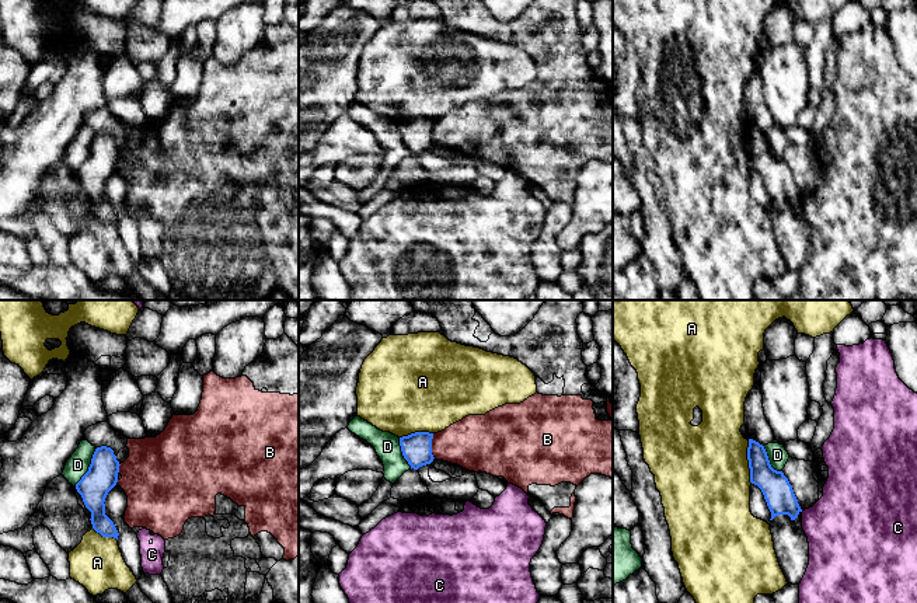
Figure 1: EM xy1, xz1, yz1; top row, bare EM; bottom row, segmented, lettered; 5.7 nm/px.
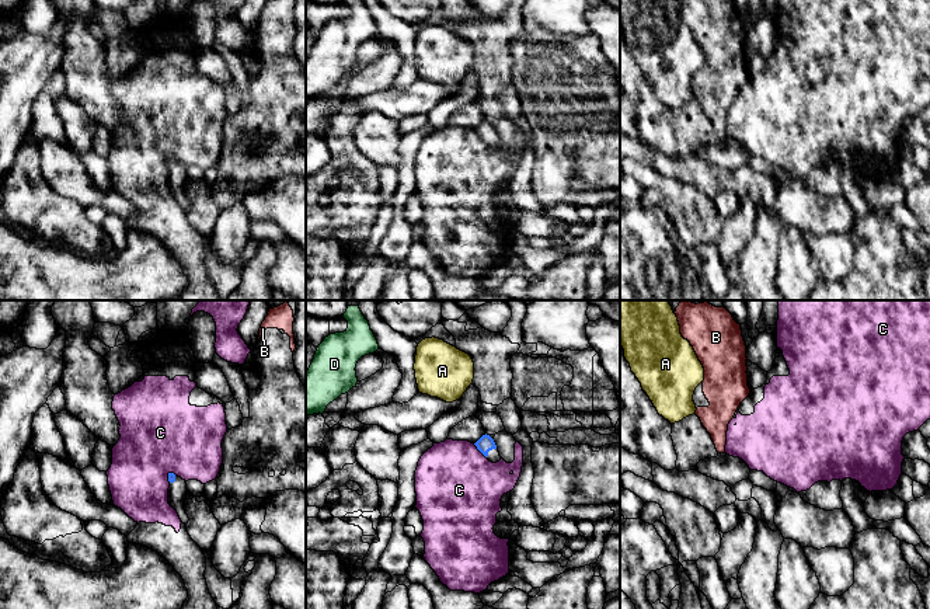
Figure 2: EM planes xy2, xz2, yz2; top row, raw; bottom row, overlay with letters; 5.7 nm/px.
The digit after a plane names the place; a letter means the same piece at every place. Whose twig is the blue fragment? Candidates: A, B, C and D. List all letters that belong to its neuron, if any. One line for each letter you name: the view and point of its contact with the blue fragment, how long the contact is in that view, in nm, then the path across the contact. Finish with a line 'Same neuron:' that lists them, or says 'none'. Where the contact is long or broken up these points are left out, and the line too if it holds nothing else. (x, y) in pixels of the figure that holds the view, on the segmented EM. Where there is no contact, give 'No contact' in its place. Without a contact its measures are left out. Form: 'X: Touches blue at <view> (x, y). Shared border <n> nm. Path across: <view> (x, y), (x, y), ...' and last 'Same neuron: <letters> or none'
Same neuron: none

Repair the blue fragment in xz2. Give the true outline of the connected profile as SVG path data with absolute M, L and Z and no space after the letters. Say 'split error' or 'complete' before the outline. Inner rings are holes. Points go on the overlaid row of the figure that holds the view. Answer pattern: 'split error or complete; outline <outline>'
split error; outline M483 435L474 445L490 462L497 463L501 460L497 445L490 435Z

